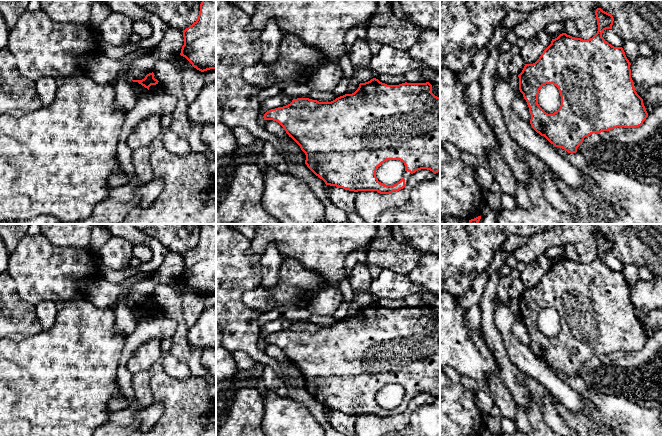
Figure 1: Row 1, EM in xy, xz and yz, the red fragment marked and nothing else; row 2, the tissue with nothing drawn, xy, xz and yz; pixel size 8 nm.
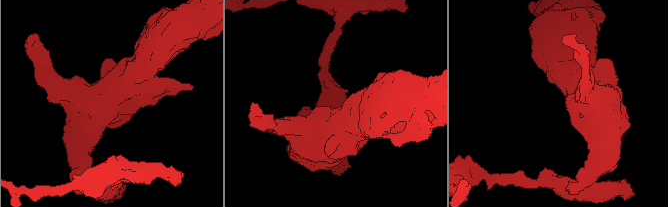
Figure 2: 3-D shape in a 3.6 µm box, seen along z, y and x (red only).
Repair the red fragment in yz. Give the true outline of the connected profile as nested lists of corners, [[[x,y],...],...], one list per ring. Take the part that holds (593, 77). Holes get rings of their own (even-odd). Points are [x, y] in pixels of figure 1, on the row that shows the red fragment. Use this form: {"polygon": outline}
{"polygon": [[[601,8],[596,9],[595,15],[598,31],[592,38],[583,40],[562,33],[552,39],[551,44],[535,63],[525,64],[522,72],[518,75],[519,90],[529,107],[532,128],[555,147],[560,147],[571,154],[576,153],[584,138],[593,133],[599,134],[617,127],[636,128],[641,126],[648,116],[643,99],[635,91],[635,83],[631,78],[631,63],[623,48],[612,46],[602,37],[604,30],[612,29],[613,16]],[[546,84],[555,85],[561,96],[560,108],[553,114],[546,113],[538,104],[539,90]]]}

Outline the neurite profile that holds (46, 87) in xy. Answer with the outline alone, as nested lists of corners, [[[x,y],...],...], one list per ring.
[[[51,76],[39,78],[35,82],[37,94],[44,106],[50,105],[55,97],[59,81]]]

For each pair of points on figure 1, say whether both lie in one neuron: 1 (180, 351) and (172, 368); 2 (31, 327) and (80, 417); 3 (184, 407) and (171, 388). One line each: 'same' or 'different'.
1: different
2: different
3: same

